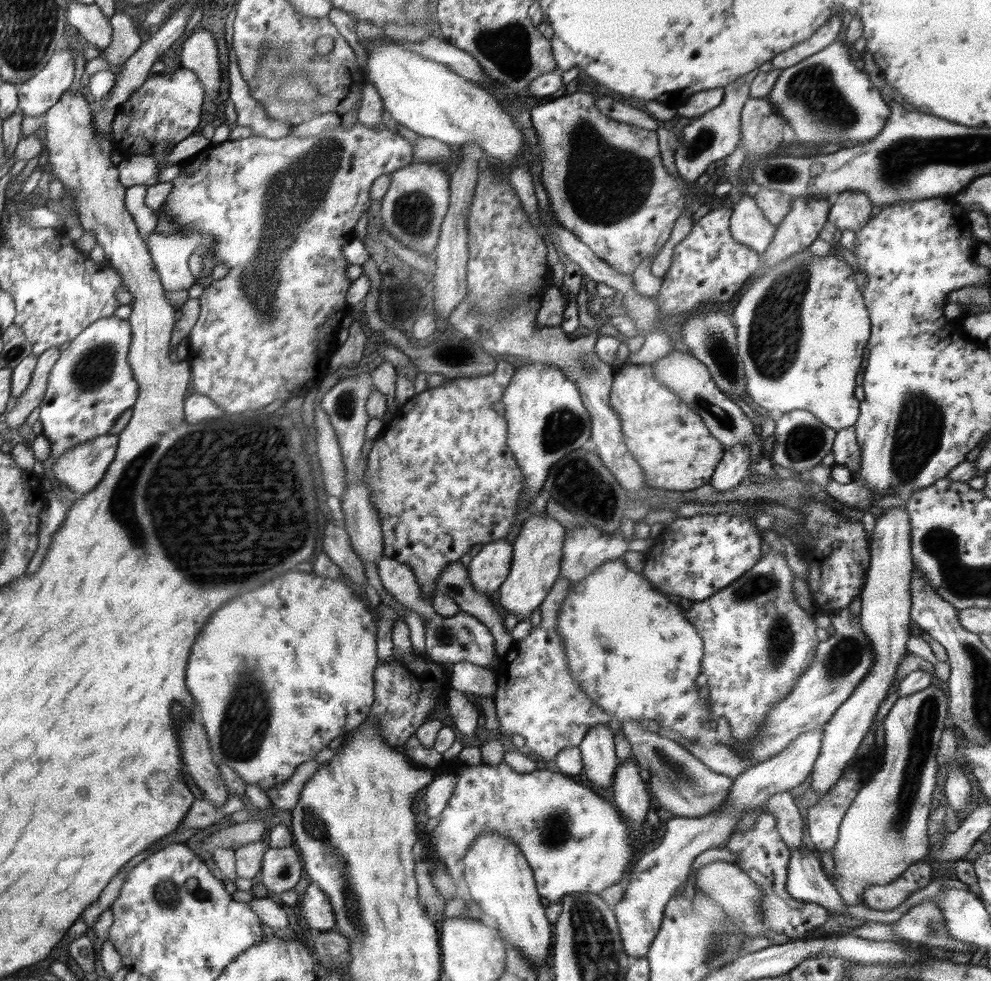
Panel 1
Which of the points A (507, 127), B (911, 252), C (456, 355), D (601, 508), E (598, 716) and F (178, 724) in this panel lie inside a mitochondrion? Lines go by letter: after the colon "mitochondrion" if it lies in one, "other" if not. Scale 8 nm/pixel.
A: other
B: other
C: other
D: other
E: other
F: other

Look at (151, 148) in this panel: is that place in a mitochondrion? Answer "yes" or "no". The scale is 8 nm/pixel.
no

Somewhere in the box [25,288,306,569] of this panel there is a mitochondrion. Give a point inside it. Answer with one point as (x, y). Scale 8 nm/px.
(119, 500)

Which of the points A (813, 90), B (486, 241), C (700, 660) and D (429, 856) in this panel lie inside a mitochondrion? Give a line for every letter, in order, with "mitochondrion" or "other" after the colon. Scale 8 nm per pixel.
A: mitochondrion
B: other
C: other
D: other

